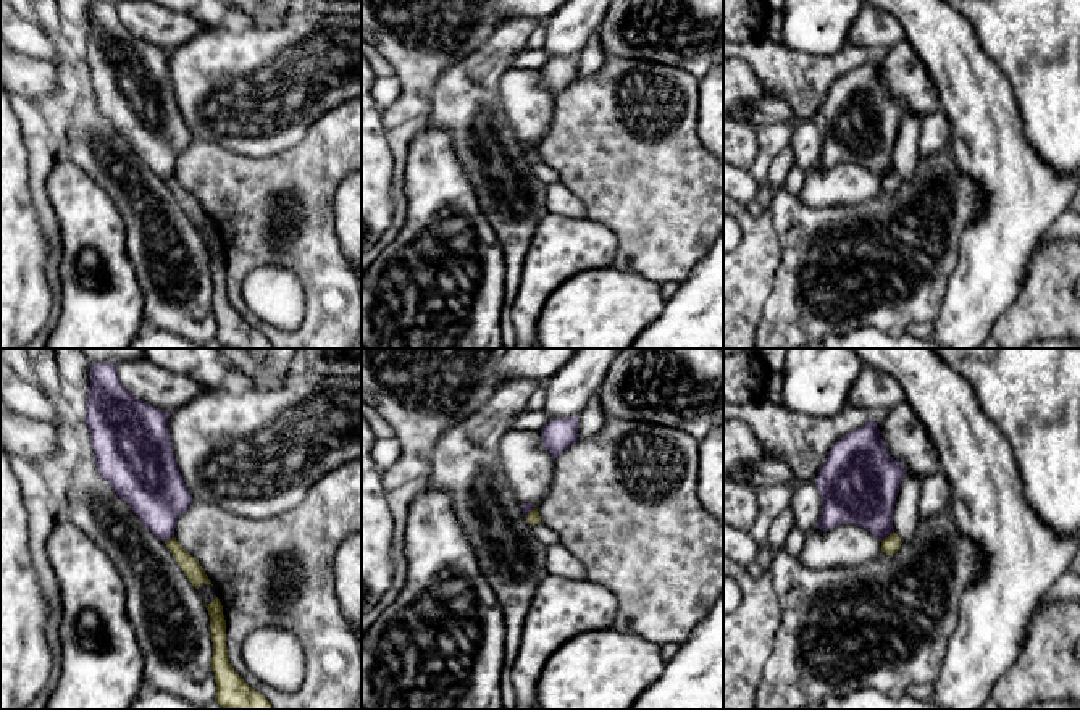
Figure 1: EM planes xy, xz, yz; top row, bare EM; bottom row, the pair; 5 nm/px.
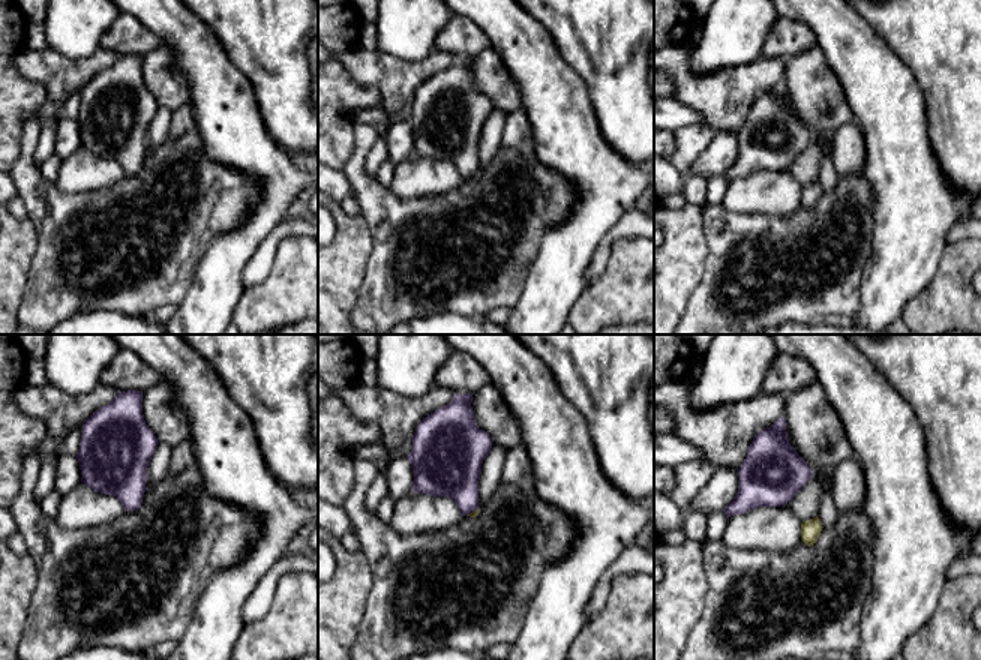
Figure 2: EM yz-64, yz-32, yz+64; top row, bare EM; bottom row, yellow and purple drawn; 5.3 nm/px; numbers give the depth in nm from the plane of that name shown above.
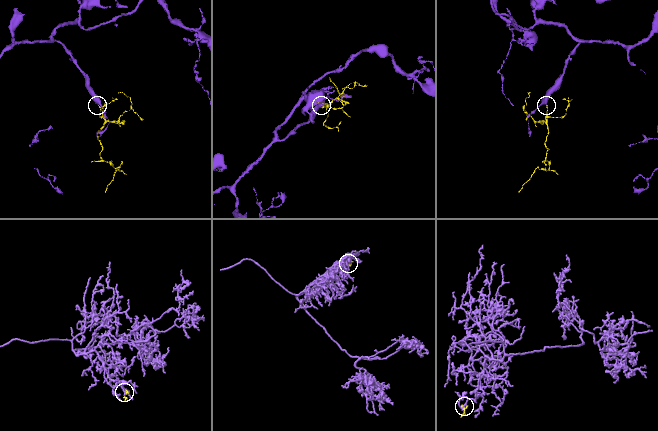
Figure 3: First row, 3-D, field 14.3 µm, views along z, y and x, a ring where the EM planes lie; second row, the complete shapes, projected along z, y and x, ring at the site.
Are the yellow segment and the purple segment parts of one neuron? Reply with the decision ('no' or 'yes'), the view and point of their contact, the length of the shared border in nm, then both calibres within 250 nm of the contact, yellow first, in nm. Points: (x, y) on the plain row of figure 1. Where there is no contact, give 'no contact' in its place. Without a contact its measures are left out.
no | yz (888, 175) | 90 nm | 90/320 nm

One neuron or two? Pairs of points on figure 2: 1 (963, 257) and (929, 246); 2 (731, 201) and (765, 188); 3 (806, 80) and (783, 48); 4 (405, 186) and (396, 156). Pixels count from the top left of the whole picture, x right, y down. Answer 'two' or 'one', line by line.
1: two
2: one
3: two
4: two

